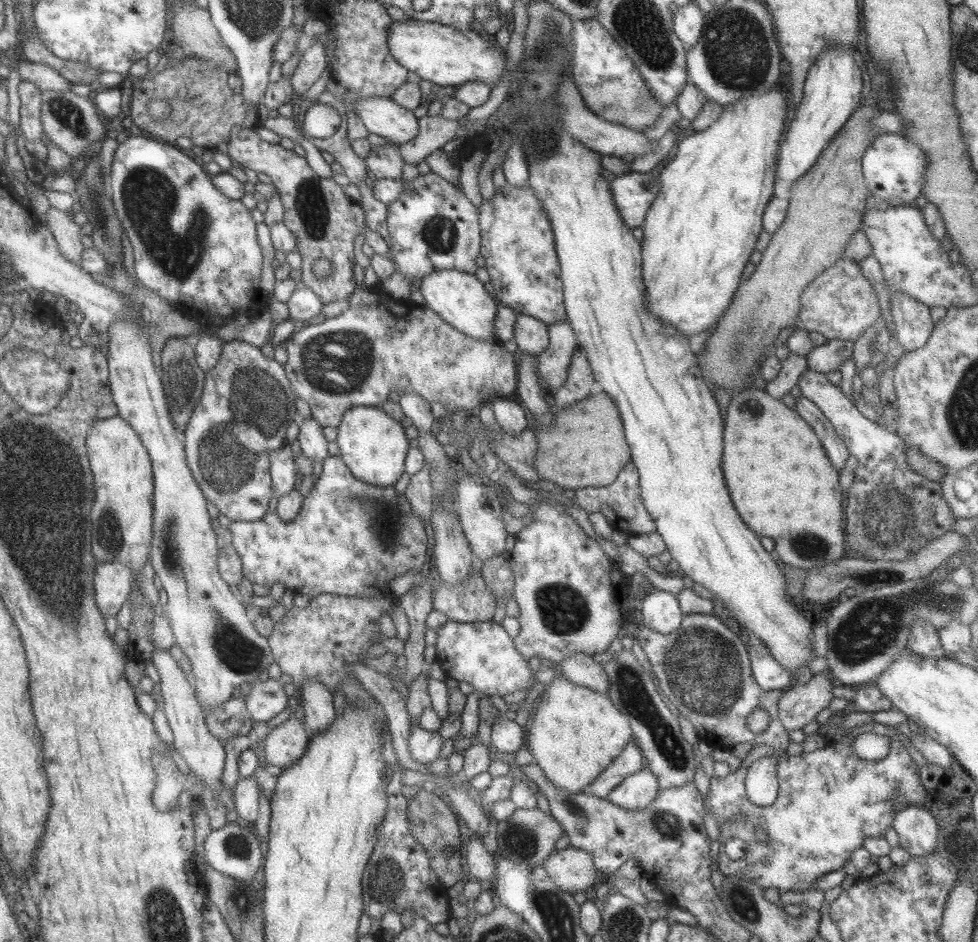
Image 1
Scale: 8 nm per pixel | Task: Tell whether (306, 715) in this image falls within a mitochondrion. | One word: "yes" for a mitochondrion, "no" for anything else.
no

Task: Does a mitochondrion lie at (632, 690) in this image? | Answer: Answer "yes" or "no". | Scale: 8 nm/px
yes

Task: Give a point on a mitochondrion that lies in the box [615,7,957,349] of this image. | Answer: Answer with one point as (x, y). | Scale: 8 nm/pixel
(641, 103)

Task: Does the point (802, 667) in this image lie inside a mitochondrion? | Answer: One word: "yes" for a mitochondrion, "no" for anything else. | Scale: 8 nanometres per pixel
no

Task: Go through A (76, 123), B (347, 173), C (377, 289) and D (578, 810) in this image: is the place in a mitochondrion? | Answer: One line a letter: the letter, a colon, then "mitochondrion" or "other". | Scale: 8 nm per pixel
A: mitochondrion
B: other
C: other
D: mitochondrion

